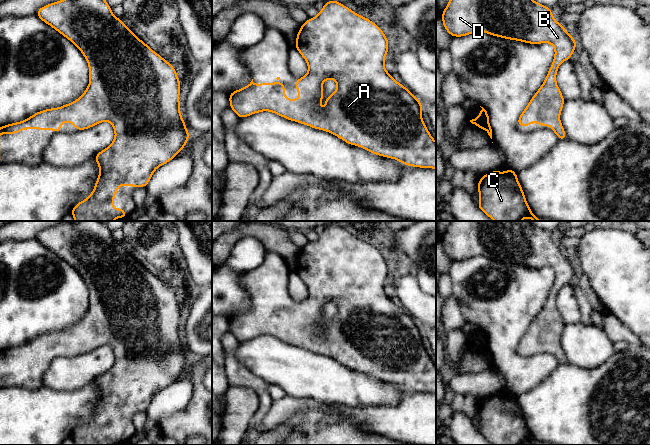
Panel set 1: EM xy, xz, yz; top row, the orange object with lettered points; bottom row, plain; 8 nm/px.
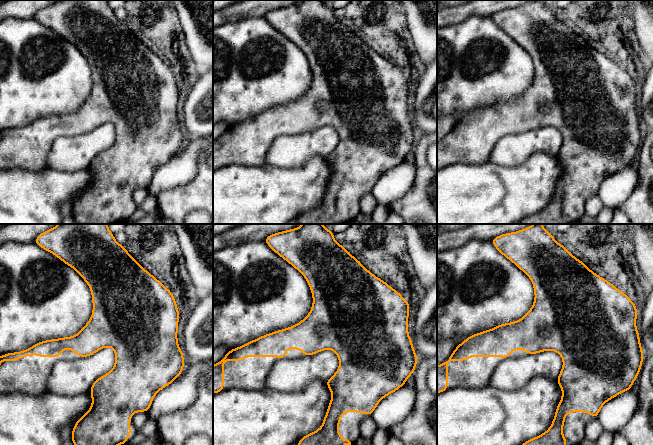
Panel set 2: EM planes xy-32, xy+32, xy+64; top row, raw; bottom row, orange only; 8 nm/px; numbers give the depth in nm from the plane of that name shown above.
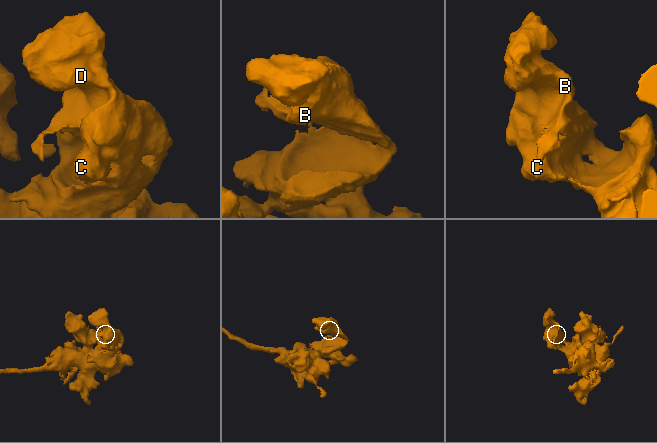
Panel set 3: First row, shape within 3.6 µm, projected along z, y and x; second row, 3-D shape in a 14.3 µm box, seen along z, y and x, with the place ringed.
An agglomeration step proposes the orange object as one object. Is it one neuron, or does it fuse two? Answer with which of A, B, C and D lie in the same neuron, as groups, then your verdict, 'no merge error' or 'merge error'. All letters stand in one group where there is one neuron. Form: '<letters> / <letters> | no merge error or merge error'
A B C D | no merge error

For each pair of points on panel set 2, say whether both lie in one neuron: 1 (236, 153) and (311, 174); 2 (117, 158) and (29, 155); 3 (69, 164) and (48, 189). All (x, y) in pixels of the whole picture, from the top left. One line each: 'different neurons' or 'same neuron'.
1: different neurons
2: same neuron
3: different neurons

